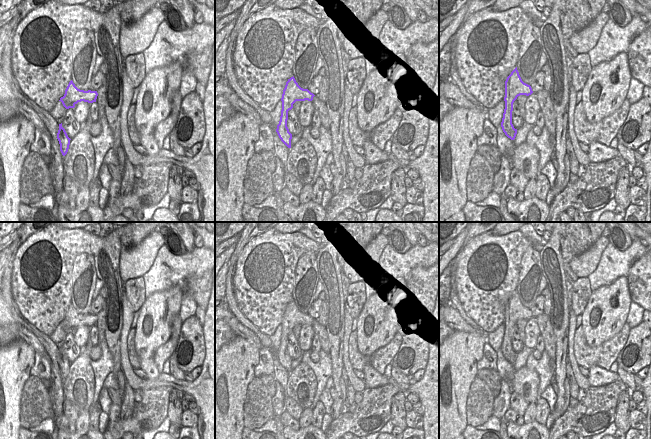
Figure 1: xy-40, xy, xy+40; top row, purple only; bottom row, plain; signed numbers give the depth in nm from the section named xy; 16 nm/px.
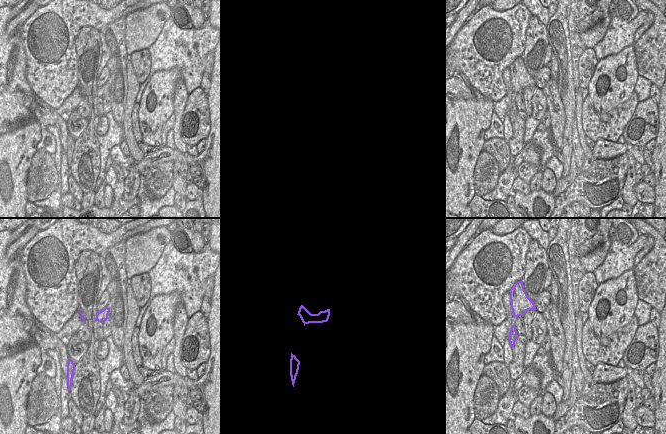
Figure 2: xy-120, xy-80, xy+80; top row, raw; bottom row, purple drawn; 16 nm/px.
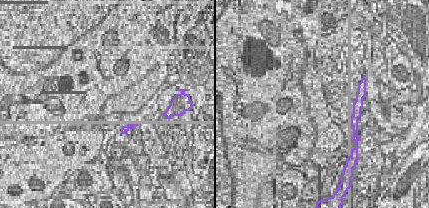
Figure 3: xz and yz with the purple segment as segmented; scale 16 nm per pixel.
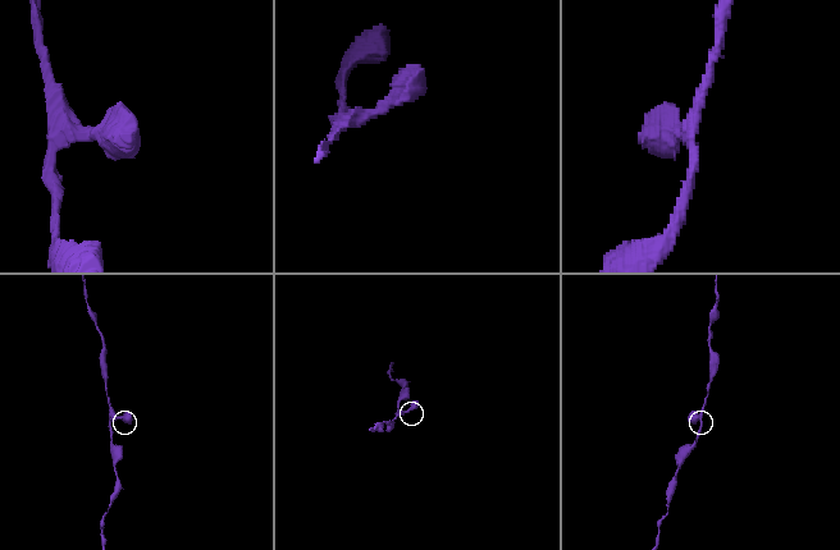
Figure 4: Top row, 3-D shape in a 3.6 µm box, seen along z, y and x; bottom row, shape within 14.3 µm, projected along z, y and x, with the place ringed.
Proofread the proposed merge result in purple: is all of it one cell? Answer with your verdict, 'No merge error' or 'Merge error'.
No merge error.

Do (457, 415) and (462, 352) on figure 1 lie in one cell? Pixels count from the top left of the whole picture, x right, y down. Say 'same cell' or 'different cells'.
same cell

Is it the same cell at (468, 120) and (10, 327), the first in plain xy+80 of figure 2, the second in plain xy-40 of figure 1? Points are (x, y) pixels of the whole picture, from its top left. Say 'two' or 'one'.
two

